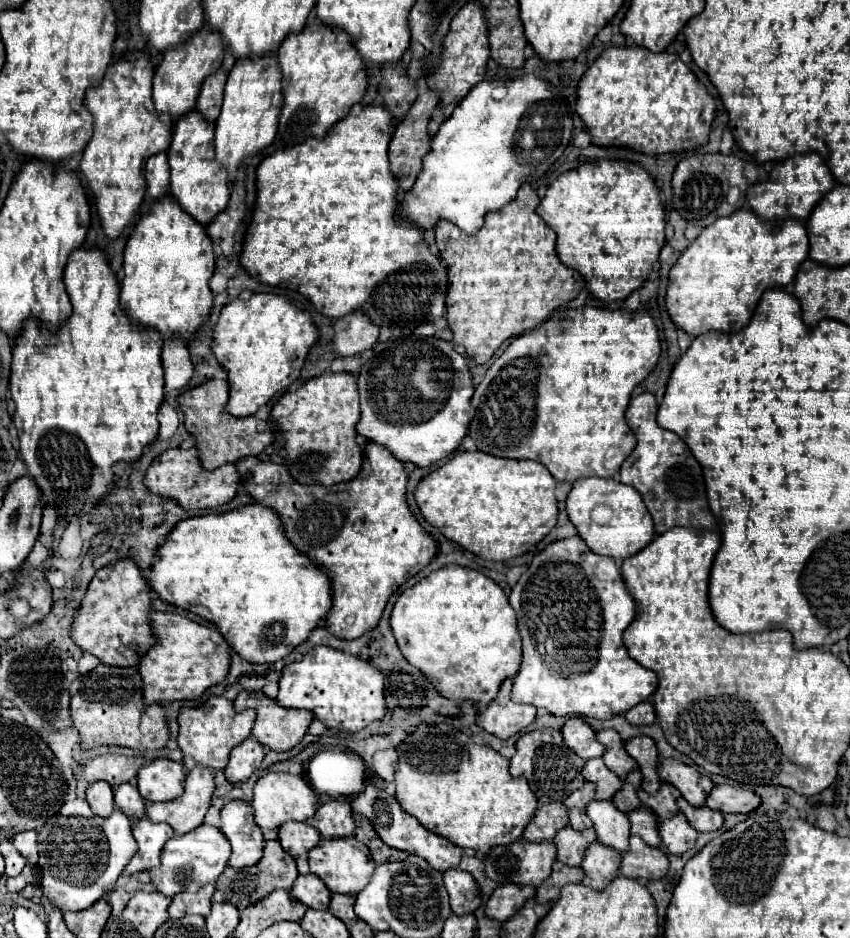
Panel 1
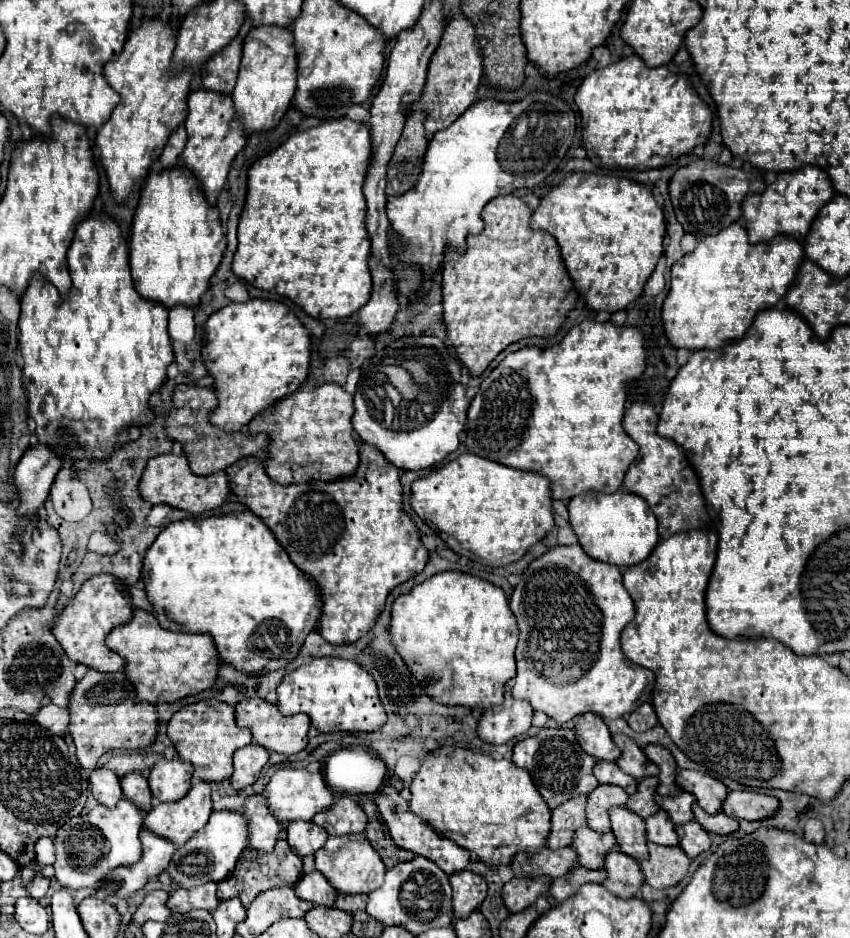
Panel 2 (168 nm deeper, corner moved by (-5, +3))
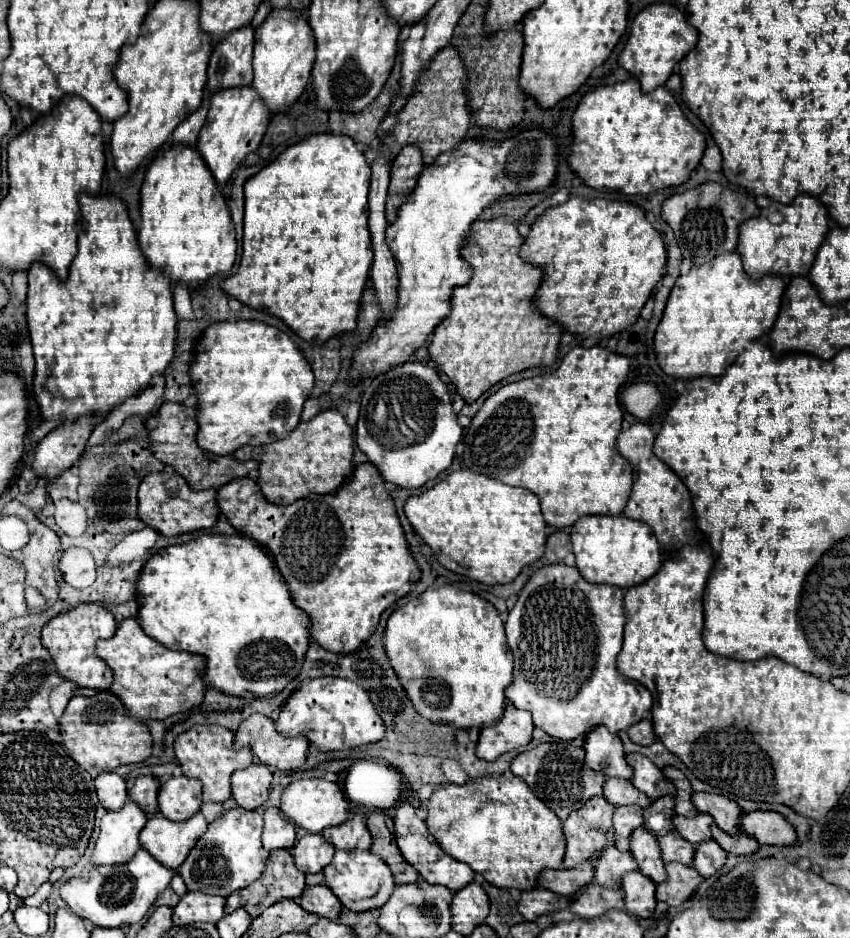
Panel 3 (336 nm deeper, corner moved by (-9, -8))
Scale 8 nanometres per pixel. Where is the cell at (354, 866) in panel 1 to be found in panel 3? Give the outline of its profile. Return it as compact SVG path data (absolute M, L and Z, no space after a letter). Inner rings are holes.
M360 849L336 851L332 863L324 869L324 879L332 893L340 899L340 903L350 911L370 911L384 907L396 887L390 867L382 859L378 859L378 855Z

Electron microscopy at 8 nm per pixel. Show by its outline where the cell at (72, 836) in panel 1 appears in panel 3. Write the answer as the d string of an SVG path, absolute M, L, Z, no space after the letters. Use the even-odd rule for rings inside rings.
M126 801L122 809L108 811L102 817L100 837L92 855L94 865L126 863L140 849L138 833L146 825L146 815L134 801Z

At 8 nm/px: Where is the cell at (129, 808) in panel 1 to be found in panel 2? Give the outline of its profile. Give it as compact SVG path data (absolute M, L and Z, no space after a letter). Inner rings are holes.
M132 772L132 774L124 776L120 782L122 782L122 792L124 792L124 796L126 796L132 804L136 804L140 810L150 810L150 808L152 808L152 806L150 806L152 794L150 794L148 782L146 782L146 778L144 778L142 774Z

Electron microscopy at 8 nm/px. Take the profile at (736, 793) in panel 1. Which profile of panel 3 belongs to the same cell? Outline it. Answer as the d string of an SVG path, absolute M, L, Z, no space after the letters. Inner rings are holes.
M752 811L742 815L742 829L760 845L790 847L796 843L794 827L776 811Z

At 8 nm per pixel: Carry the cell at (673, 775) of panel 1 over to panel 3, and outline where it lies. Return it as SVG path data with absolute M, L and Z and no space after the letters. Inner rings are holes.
M694 793L692 803L700 813L710 813L722 831L730 835L742 833L742 827L740 827L742 809L736 801L722 795L712 795L712 793Z

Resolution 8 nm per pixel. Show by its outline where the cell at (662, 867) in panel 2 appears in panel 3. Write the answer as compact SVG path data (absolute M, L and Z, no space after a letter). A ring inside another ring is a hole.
M666 863L666 873L668 881L658 885L656 897L658 901L664 901L674 907L680 907L688 897L692 897L692 893L704 881L694 867L682 863Z

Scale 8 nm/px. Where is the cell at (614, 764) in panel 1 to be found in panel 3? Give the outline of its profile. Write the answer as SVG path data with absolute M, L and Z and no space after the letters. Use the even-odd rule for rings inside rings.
M630 753L626 761L634 769L632 783L638 791L646 793L650 799L660 799L664 795L676 795L676 787L662 775L662 771L648 757L640 753Z

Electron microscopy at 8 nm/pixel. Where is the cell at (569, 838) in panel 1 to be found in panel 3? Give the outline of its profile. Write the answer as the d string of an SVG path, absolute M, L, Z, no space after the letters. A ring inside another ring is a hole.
M612 845L602 851L600 859L596 859L596 881L598 885L608 889L620 889L622 875L636 869L638 869L638 863L634 861L632 853L622 853Z

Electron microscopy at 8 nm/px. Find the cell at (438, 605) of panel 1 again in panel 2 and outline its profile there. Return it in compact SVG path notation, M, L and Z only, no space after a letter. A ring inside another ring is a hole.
M448 570L434 574L432 578L414 586L408 594L398 596L392 606L390 634L392 644L408 664L410 672L420 680L426 694L436 702L448 706L490 708L502 704L504 686L516 676L514 650L518 642L518 626L514 614L510 612L508 598L500 586L478 576Z

